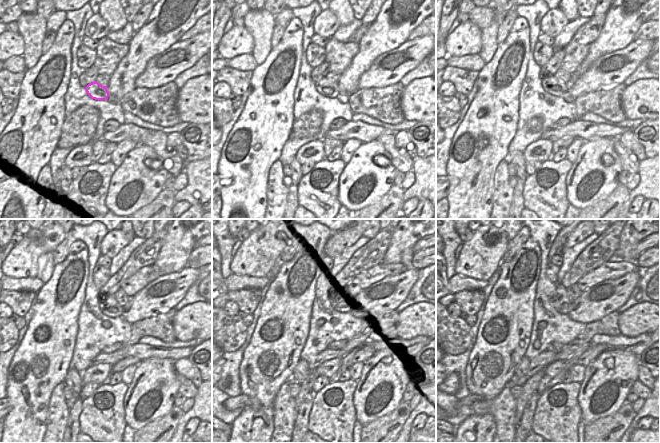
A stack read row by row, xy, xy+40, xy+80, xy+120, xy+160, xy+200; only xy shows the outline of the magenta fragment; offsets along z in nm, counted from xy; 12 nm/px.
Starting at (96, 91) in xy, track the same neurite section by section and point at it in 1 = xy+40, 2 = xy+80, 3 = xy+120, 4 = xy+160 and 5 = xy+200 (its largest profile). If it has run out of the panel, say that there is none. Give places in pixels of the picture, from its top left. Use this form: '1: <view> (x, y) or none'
1: xy+40 (324, 87)
2: xy+80 (554, 86)
3: xy+120 (108, 305)
4: xy+160 (336, 304)
5: xy+200 (562, 304)

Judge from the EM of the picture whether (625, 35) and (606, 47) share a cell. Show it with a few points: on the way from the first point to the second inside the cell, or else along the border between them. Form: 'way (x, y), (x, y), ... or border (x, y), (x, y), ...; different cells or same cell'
way (620, 35), (611, 42); same cell

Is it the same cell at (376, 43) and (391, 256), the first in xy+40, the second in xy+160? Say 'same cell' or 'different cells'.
same cell

